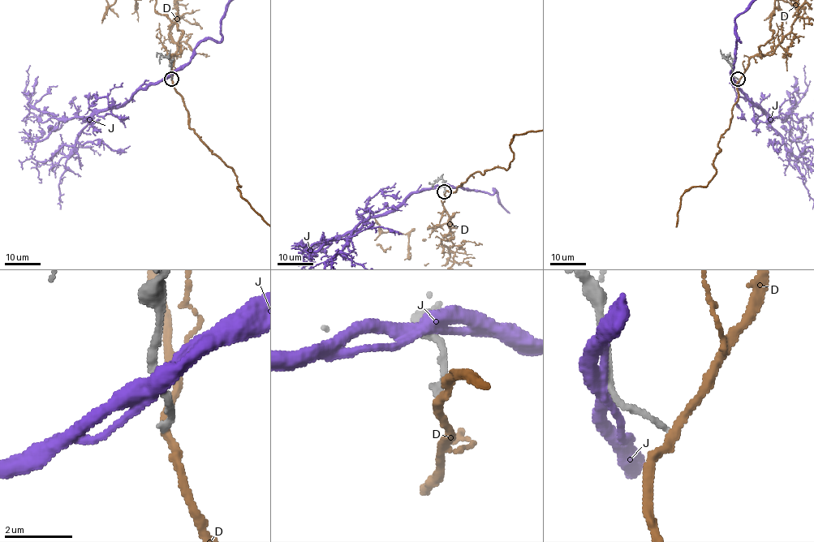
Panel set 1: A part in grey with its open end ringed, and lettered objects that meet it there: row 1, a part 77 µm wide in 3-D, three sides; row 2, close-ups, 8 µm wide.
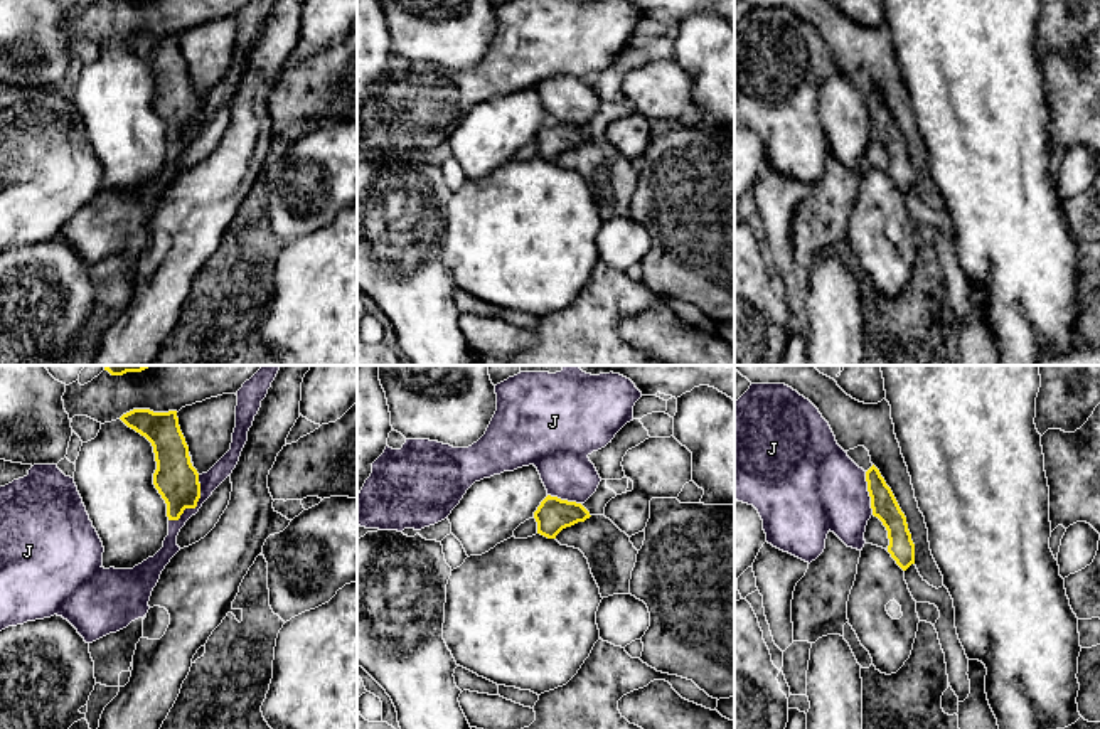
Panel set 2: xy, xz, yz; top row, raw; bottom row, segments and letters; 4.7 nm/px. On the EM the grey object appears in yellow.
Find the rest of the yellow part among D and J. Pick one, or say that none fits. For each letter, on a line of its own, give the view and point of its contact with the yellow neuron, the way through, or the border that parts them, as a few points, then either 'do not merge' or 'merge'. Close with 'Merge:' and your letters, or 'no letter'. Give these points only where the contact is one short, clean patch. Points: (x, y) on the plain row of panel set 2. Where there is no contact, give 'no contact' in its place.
D: no contact; do not merge
J: contact xy (196, 128); border xy (199, 98), (197, 127), (187, 130), (177, 142), (169, 143); do not merge
Merge: no letter

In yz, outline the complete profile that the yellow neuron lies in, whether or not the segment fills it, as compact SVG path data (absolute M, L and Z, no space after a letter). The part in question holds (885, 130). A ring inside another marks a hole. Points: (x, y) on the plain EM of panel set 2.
M874 88L866 94L866 104L873 138L878 140L888 153L888 175L896 187L906 194L911 187L915 187L915 167L908 153L906 140Z

